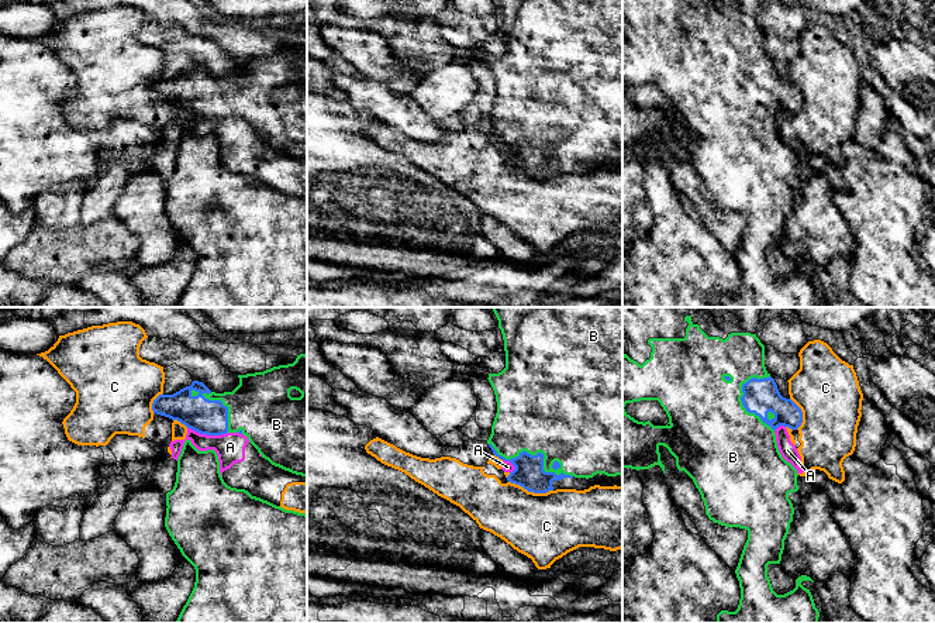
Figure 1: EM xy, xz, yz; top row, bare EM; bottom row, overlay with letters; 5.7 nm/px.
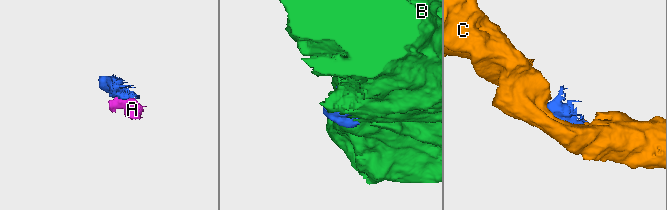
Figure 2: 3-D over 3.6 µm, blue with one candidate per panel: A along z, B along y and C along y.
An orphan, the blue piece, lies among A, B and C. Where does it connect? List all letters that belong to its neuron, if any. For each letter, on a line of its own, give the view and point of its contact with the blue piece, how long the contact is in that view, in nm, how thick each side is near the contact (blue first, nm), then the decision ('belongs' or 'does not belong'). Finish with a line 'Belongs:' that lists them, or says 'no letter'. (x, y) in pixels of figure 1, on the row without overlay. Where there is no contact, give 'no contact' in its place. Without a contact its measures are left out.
A: contact xy (207, 119); length 240 nm; calibres 200 and 170 nm; does not belong
B: contact xz (537, 138); length 500 nm; calibres 170 and 480 nm; belongs
C: contact xz (531, 175); length 260 nm; calibres 170 and 380 nm; does not belong
Belongs: B

